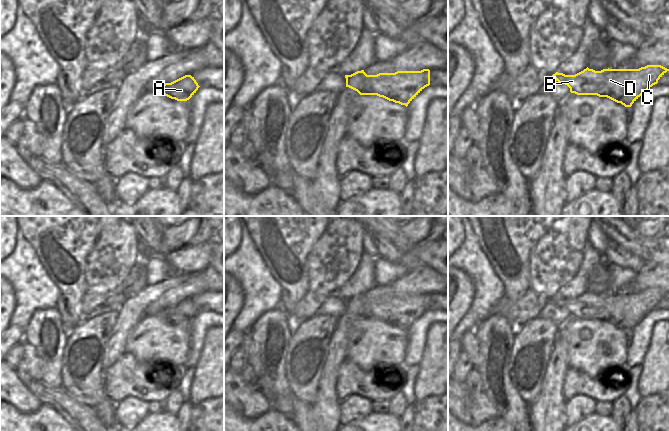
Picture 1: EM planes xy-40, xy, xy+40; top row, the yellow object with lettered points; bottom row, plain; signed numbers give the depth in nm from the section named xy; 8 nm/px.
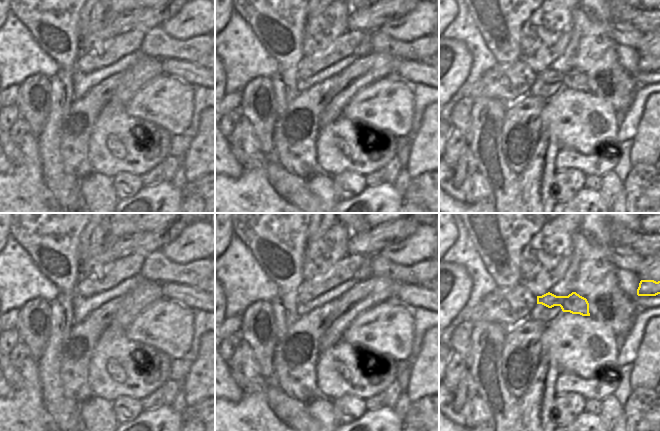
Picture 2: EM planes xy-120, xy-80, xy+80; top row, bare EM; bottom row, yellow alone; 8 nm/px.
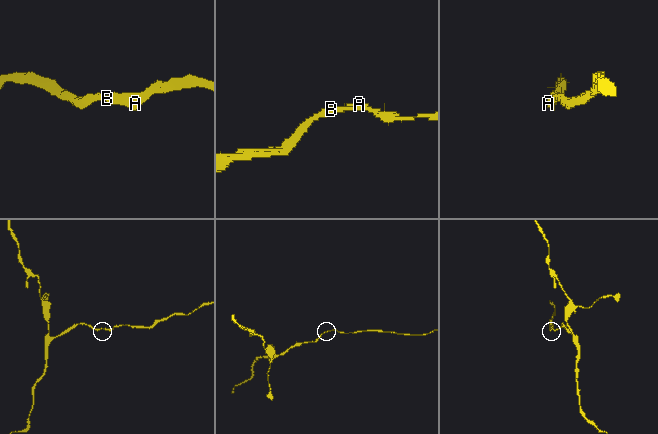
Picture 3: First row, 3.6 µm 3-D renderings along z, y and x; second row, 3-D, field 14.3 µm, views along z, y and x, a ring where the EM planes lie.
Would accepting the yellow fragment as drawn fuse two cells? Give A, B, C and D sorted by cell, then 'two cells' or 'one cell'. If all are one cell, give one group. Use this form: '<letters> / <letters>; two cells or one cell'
A B C D; one cell

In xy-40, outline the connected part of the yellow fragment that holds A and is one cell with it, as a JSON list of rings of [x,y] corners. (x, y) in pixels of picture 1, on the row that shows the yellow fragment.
[[[185,75],[171,83],[159,85],[154,89],[177,101],[189,100],[200,86],[191,75]]]

